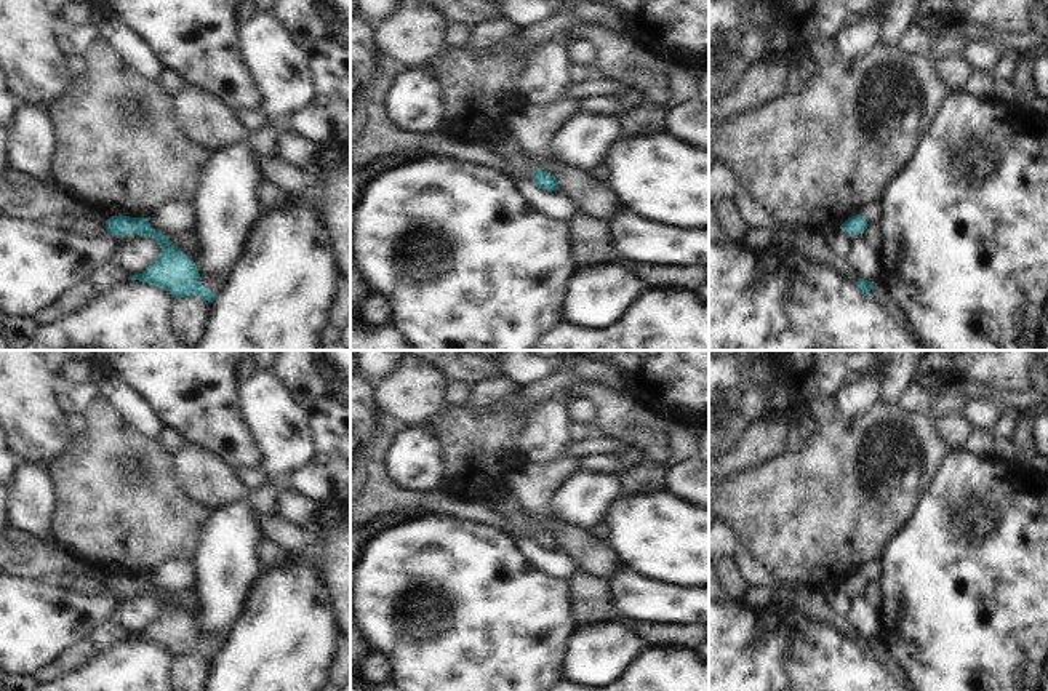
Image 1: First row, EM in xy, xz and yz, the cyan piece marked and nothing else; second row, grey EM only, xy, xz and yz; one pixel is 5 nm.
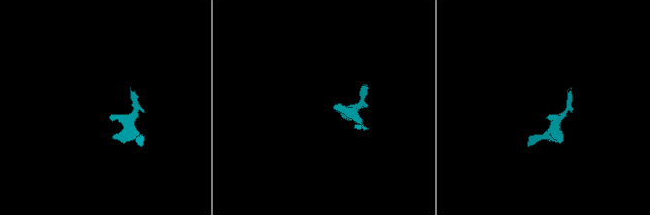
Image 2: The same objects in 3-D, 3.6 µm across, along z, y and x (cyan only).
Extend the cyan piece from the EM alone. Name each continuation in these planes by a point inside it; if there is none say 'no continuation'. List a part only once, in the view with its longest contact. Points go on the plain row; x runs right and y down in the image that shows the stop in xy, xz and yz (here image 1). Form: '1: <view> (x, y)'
no continuation

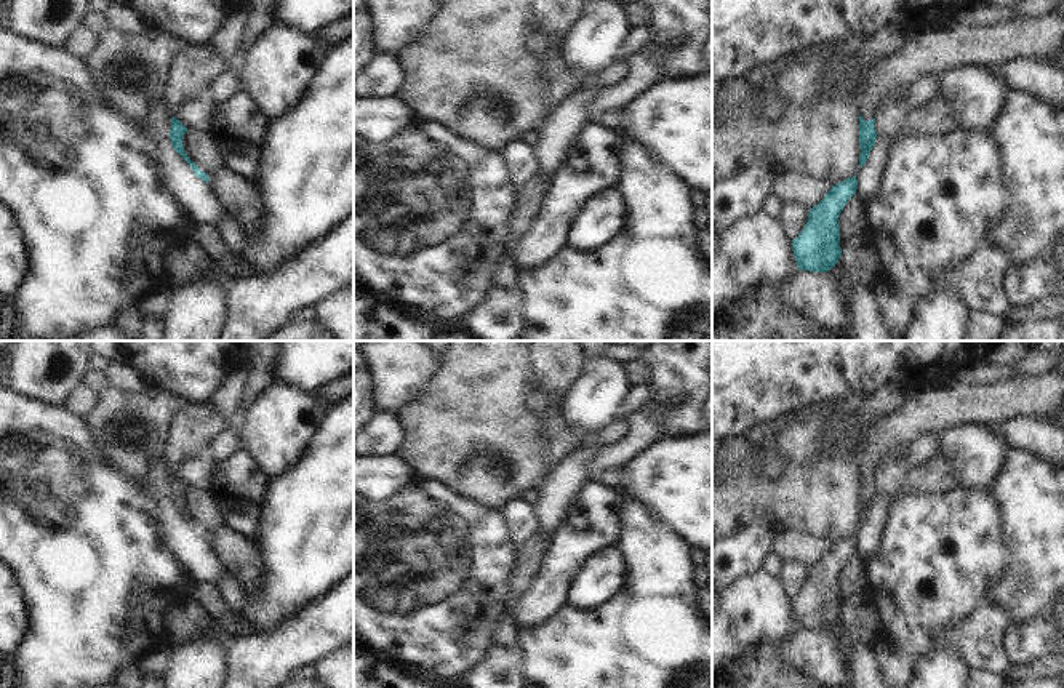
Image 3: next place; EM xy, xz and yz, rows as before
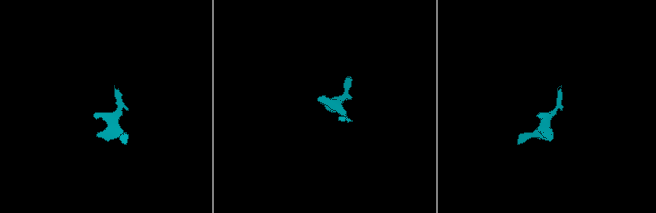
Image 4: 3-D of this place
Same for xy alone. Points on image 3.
no continuation

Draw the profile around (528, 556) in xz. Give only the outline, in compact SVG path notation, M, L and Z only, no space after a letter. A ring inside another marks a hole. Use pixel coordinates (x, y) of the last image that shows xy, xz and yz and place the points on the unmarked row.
M538 533L517 546L515 562L507 582L506 606L509 610L538 574L546 546L546 541Z

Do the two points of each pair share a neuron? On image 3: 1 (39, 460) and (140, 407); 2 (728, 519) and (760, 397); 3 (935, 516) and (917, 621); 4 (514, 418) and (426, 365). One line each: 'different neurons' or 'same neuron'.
1: different neurons
2: different neurons
3: same neuron
4: different neurons

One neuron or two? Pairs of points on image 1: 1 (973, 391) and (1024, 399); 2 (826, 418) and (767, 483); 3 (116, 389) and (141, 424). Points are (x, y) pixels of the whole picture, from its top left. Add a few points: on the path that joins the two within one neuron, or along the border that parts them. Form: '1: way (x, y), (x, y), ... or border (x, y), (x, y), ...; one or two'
1: way (986, 394), (997, 399), (1012, 399); one
2: way (826, 439), (788, 479); one
3: way (122, 397), (141, 416); one

